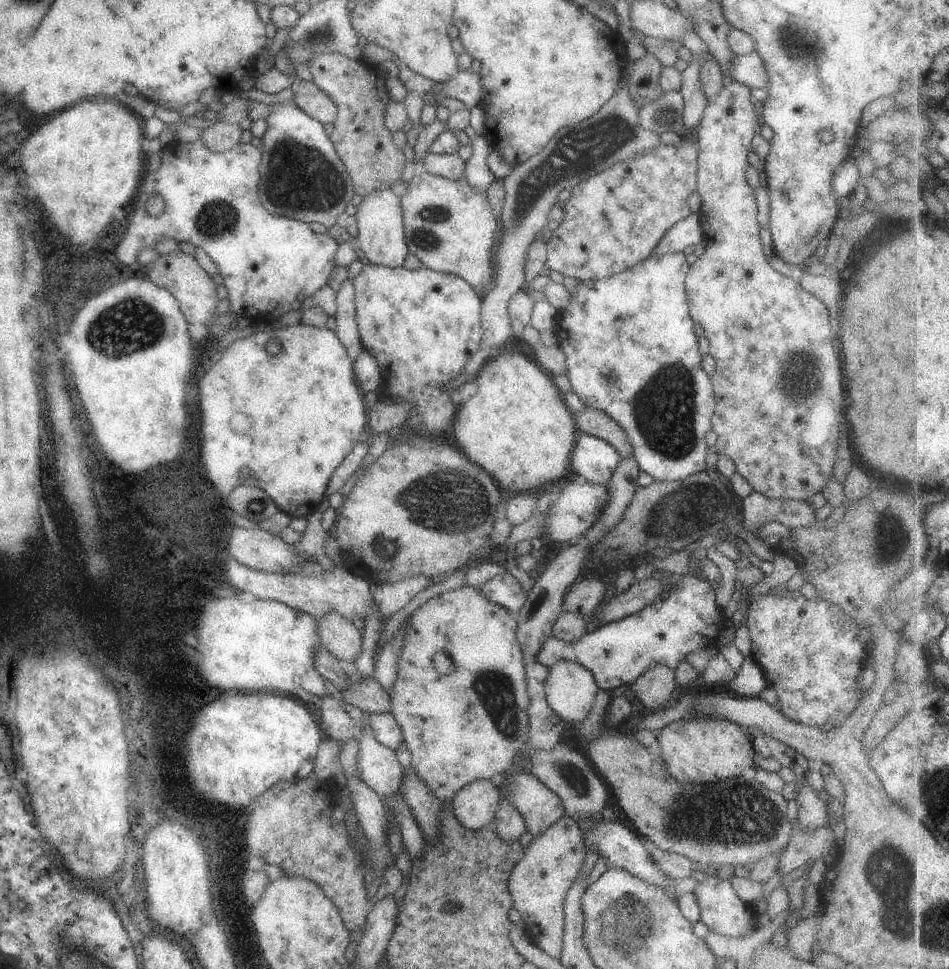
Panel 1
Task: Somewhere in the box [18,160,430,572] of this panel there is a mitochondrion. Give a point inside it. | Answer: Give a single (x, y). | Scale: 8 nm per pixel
(116, 329)

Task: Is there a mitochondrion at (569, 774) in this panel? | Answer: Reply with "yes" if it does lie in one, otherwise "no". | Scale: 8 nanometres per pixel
yes

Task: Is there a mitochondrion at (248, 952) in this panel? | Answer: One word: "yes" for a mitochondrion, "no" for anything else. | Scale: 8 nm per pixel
no

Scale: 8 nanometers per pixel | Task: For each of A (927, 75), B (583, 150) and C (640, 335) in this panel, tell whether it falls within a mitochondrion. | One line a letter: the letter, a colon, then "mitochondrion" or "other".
A: other
B: mitochondrion
C: other

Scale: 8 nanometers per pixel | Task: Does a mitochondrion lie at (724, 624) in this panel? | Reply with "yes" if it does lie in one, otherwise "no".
no

